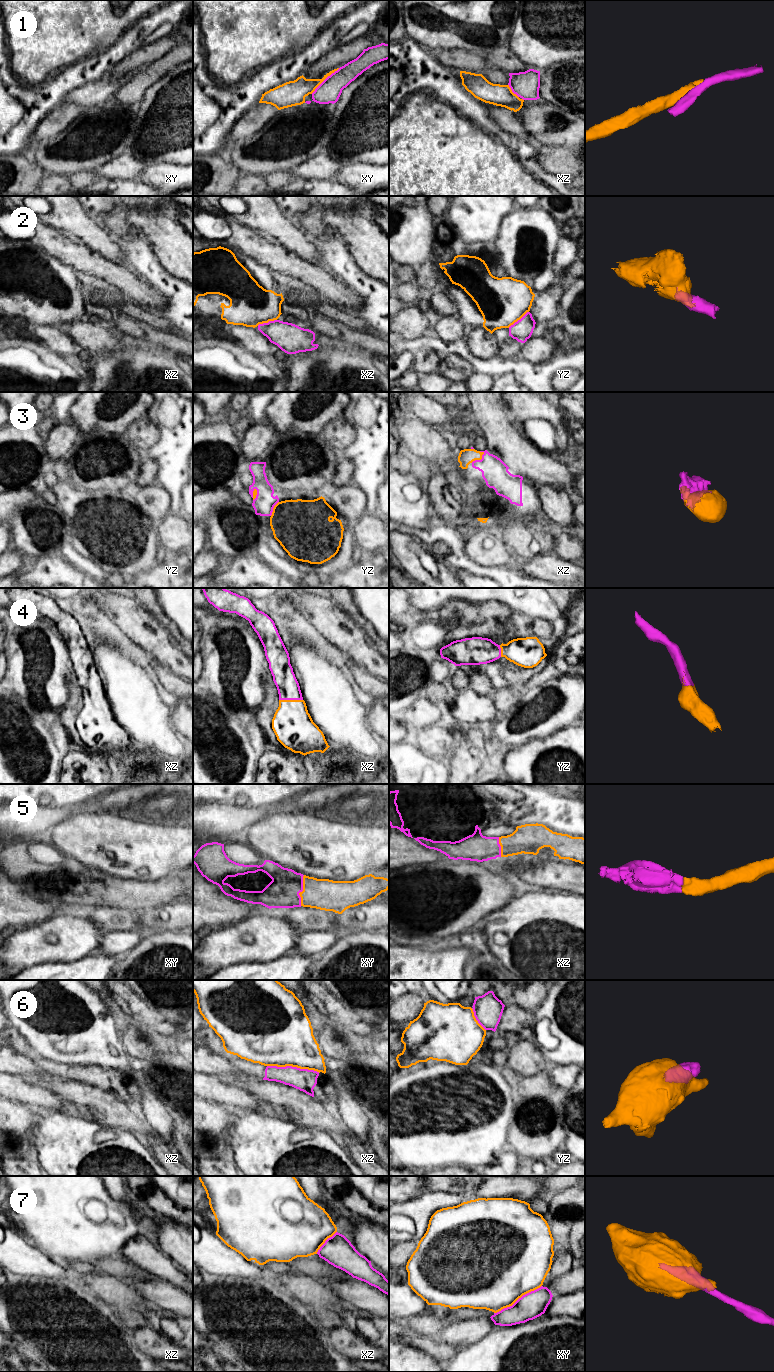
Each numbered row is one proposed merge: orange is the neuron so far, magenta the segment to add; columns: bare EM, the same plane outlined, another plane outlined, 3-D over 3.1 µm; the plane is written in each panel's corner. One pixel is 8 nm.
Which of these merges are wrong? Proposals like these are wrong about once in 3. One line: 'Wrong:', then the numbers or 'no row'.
Wrong: 1, 2, 6, 7

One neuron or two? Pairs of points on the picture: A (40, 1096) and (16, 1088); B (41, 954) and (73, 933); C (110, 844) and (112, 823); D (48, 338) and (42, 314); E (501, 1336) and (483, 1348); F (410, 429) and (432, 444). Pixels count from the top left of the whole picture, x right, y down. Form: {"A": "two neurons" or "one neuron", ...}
{"A": "one neuron", "B": "one neuron", "C": "one neuron", "D": "two neurons", "E": "one neuron", "F": "one neuron"}

